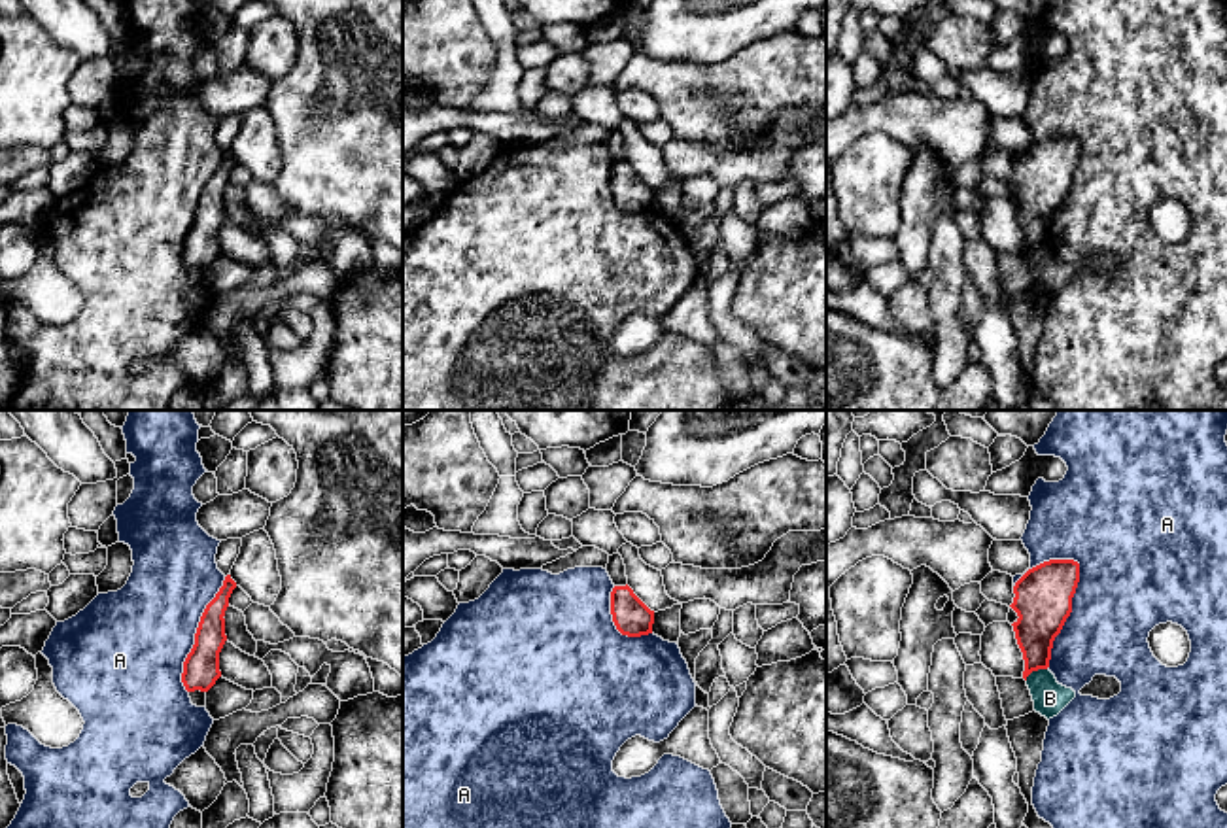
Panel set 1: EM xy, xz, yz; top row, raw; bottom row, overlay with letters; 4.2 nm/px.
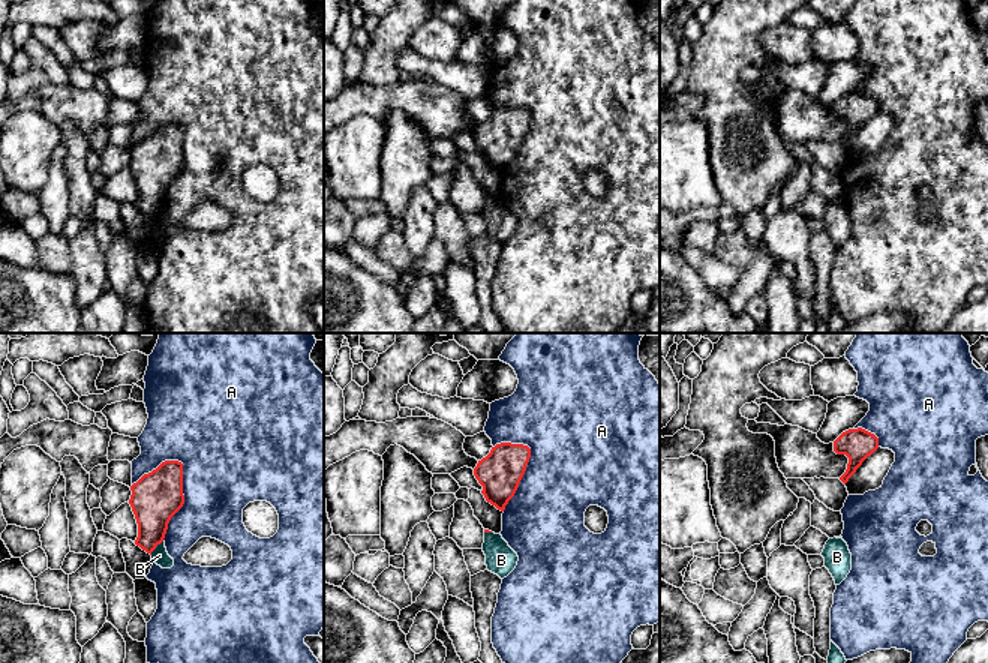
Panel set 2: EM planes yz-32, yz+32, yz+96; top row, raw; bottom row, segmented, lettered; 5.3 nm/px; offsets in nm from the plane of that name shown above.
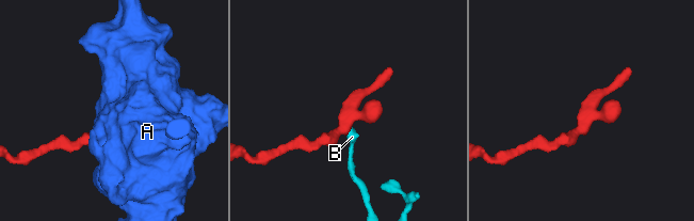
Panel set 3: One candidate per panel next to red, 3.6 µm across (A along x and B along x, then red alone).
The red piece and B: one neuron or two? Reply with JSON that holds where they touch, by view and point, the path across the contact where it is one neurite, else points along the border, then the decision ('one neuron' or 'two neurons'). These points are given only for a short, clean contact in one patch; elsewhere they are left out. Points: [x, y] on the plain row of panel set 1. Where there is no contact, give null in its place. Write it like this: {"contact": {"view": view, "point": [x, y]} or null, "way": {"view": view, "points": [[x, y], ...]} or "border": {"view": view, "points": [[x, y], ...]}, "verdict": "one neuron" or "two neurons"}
{"contact": {"view": "yz", "point": [1036, 246]}, "border": {"view": "yz", "points": [[1048, 242], [1025, 256]]}, "verdict": "two neurons"}

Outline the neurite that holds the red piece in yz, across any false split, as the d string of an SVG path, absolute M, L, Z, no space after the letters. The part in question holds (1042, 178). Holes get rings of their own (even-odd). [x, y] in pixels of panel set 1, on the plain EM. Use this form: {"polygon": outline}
{"polygon": "M1049 136L1028 146L1013 163L1017 197L1011 200L1023 229L1023 255L1047 246L1055 214L1072 189L1072 174L1080 159L1080 140Z"}

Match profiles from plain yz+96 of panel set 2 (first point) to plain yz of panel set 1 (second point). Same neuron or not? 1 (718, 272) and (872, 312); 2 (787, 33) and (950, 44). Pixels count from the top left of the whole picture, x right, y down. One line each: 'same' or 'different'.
1: same
2: same

